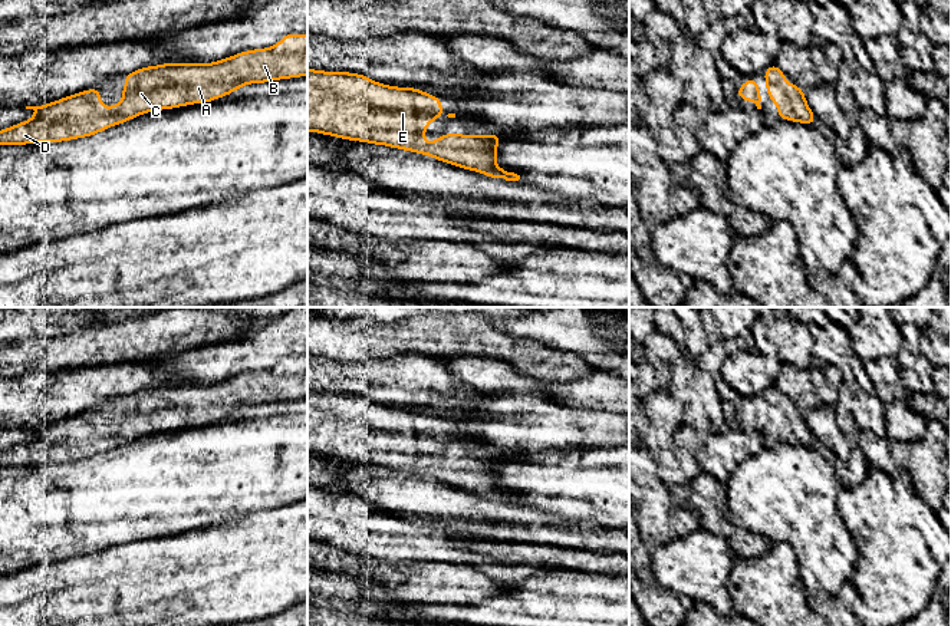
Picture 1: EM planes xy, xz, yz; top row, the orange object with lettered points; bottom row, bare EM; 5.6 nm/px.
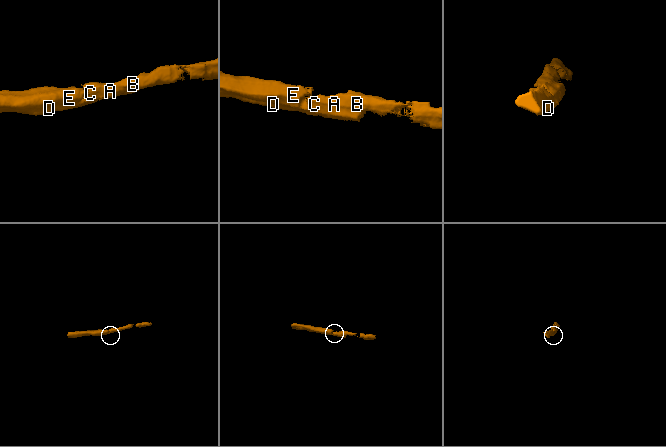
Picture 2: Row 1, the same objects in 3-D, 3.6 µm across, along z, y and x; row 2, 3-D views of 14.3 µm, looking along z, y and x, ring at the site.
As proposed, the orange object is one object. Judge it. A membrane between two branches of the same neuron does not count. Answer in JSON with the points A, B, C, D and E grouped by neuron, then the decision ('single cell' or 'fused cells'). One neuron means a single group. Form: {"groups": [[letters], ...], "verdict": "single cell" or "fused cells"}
{"groups": [["A", "B", "C", "D", "E"]], "verdict": "single cell"}

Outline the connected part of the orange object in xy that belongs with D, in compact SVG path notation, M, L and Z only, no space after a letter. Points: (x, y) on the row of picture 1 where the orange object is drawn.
M299 33L283 36L272 47L240 52L213 63L162 63L147 66L125 75L121 105L113 103L105 109L98 86L78 92L73 96L63 96L52 103L26 106L26 109L36 112L34 118L0 131L0 146L86 138L106 131L109 125L121 125L147 112L175 109L192 103L208 103L250 83L274 82L299 76L307 76L307 34Z

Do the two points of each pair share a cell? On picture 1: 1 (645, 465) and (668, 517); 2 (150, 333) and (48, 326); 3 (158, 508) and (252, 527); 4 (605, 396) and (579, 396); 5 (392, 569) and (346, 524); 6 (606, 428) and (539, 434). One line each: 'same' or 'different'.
1: same
2: different
3: different
4: same
5: different
6: same

